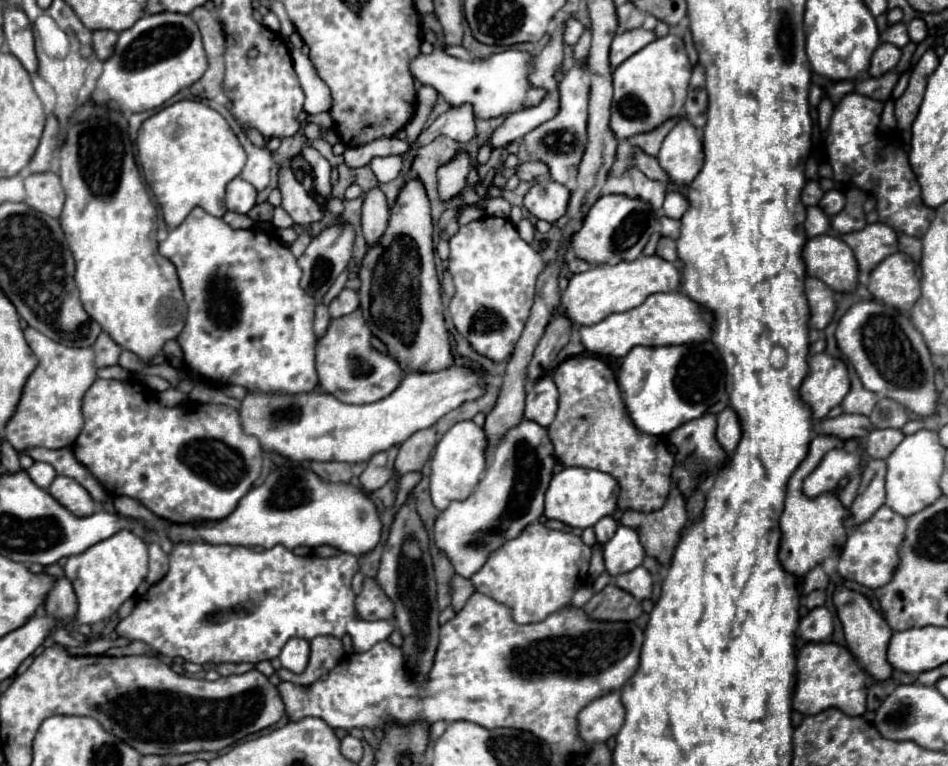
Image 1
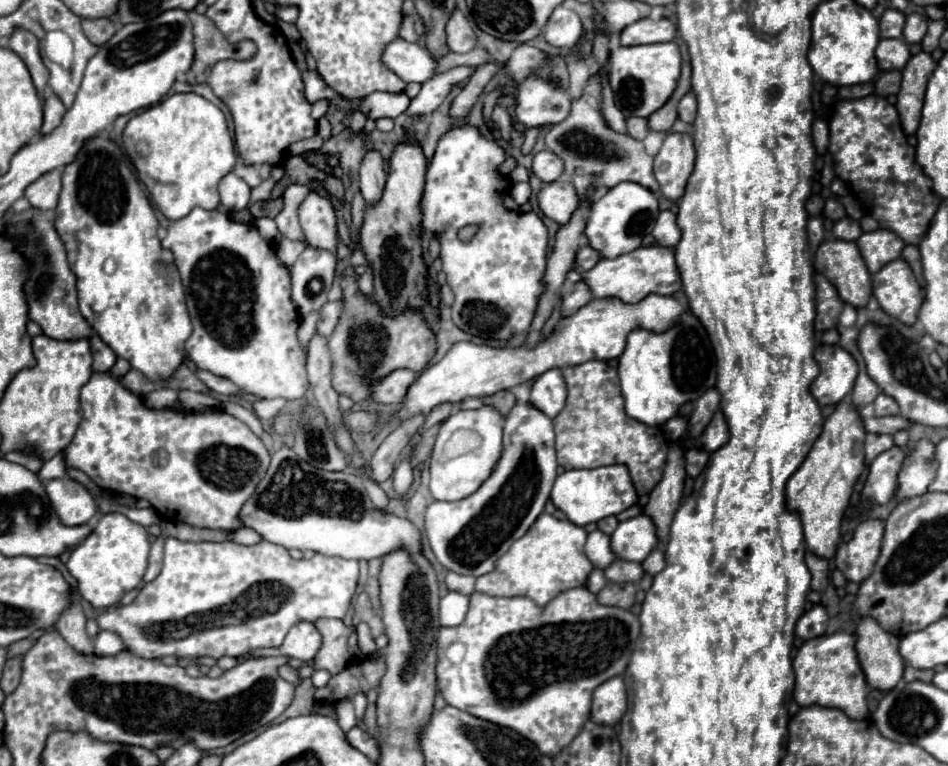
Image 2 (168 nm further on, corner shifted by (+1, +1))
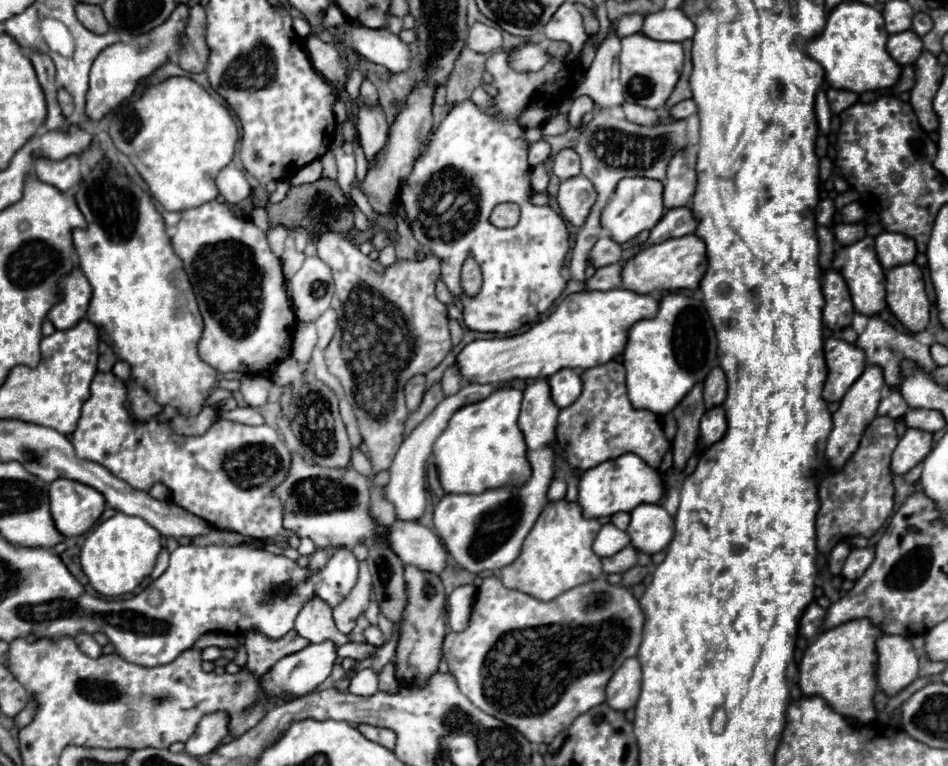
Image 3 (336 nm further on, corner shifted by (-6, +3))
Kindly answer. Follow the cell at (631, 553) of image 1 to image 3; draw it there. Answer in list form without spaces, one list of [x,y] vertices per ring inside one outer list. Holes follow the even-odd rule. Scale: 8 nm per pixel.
[[[642,503],[632,511],[632,521],[626,533],[638,551],[652,555],[672,541],[674,519],[662,505]]]

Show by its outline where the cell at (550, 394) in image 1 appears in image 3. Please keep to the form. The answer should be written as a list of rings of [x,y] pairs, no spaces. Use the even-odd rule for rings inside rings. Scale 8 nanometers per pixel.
[[[560,369],[556,375],[548,379],[548,383],[552,389],[552,399],[560,409],[572,405],[580,397],[582,379],[574,369]]]

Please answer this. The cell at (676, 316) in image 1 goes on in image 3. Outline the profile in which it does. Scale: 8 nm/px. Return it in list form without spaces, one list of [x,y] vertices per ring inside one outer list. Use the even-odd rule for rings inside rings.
[[[610,289],[610,291],[580,291],[564,297],[560,305],[550,313],[546,319],[532,325],[528,331],[512,337],[494,337],[494,339],[478,339],[472,341],[462,349],[456,359],[460,373],[468,381],[476,383],[502,383],[512,379],[544,379],[554,375],[556,371],[570,367],[570,369],[590,369],[600,363],[608,363],[616,355],[624,351],[624,343],[628,339],[628,329],[632,323],[640,319],[650,319],[656,315],[658,299],[652,295],[638,295],[628,289]]]

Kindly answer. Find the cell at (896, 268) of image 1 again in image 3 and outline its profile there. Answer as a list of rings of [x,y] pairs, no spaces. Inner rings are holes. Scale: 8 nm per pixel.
[[[898,265],[886,273],[886,301],[894,317],[908,331],[920,333],[928,327],[930,301],[918,265]]]

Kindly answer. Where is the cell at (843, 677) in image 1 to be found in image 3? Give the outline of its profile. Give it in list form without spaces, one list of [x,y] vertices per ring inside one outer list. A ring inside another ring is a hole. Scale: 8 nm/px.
[[[852,619],[834,629],[822,631],[800,661],[802,693],[826,699],[840,715],[854,717],[862,723],[874,721],[876,711],[872,697],[876,691],[876,639],[880,639],[880,635],[880,627],[868,623],[868,619]]]

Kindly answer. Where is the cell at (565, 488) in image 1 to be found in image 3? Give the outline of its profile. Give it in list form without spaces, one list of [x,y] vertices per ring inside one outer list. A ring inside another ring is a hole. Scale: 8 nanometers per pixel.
[[[624,453],[618,459],[604,461],[588,469],[580,477],[578,485],[578,503],[584,509],[586,517],[610,517],[618,511],[632,511],[640,503],[658,503],[664,495],[664,481],[658,469],[648,467],[638,455]]]

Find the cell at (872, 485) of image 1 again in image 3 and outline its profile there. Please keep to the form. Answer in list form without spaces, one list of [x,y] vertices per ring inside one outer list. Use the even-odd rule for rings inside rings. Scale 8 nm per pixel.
[[[906,429],[898,447],[892,453],[892,473],[902,475],[916,467],[932,449],[932,433],[920,429]]]

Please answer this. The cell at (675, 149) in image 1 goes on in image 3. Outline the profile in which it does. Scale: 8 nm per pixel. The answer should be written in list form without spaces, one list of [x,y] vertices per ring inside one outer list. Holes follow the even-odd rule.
[[[688,145],[672,157],[664,179],[664,209],[684,207],[692,199],[696,191],[696,155],[698,147]]]

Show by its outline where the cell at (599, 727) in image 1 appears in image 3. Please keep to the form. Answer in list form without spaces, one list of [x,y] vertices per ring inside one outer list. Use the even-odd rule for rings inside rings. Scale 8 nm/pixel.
[[[630,657],[612,675],[606,687],[606,703],[612,709],[628,711],[636,705],[638,695],[640,695],[640,663],[636,657]]]

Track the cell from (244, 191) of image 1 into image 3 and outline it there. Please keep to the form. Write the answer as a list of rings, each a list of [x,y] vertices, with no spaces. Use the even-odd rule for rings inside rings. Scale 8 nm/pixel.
[[[232,165],[224,167],[216,175],[216,187],[218,187],[218,193],[226,199],[226,203],[240,203],[240,201],[248,199],[252,193],[244,173]]]

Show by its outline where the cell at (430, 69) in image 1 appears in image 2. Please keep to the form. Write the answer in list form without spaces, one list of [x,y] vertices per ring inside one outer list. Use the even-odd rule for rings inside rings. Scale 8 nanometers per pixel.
[[[403,39],[387,45],[383,53],[383,63],[405,83],[425,83],[433,75],[437,75],[437,61],[431,57],[431,53],[425,47],[417,43],[407,43]]]

